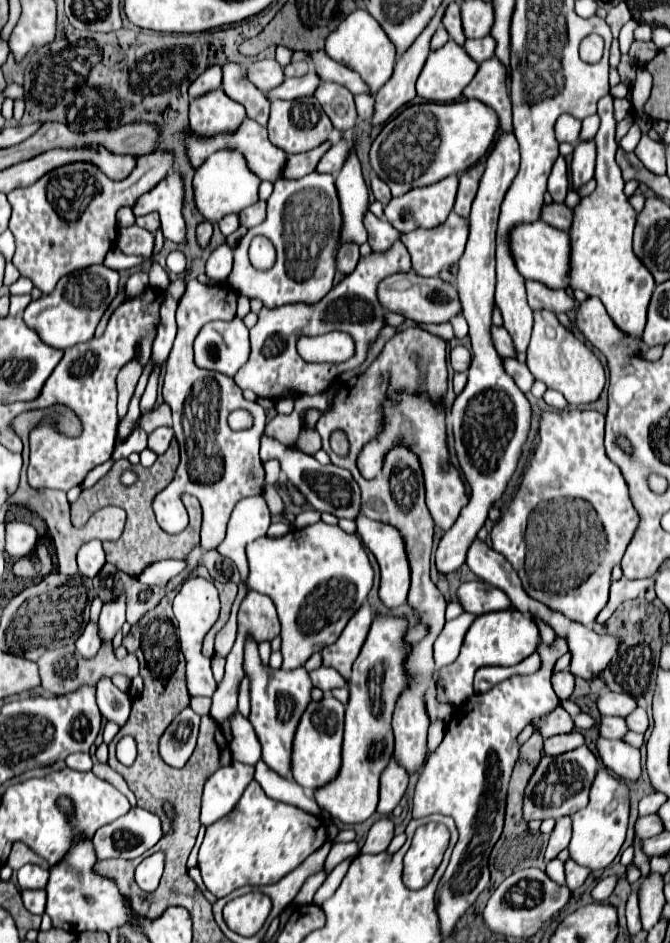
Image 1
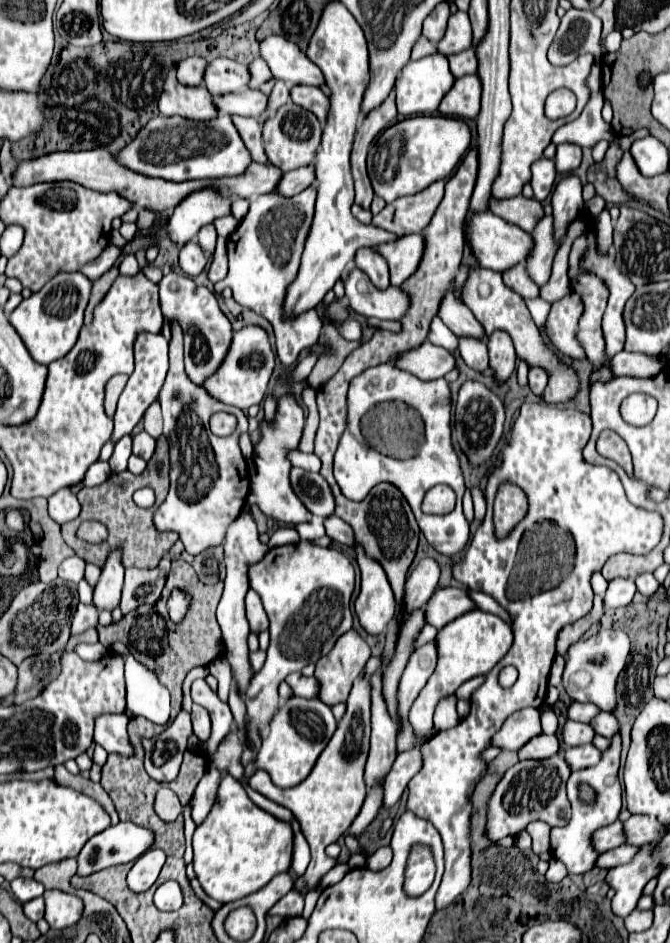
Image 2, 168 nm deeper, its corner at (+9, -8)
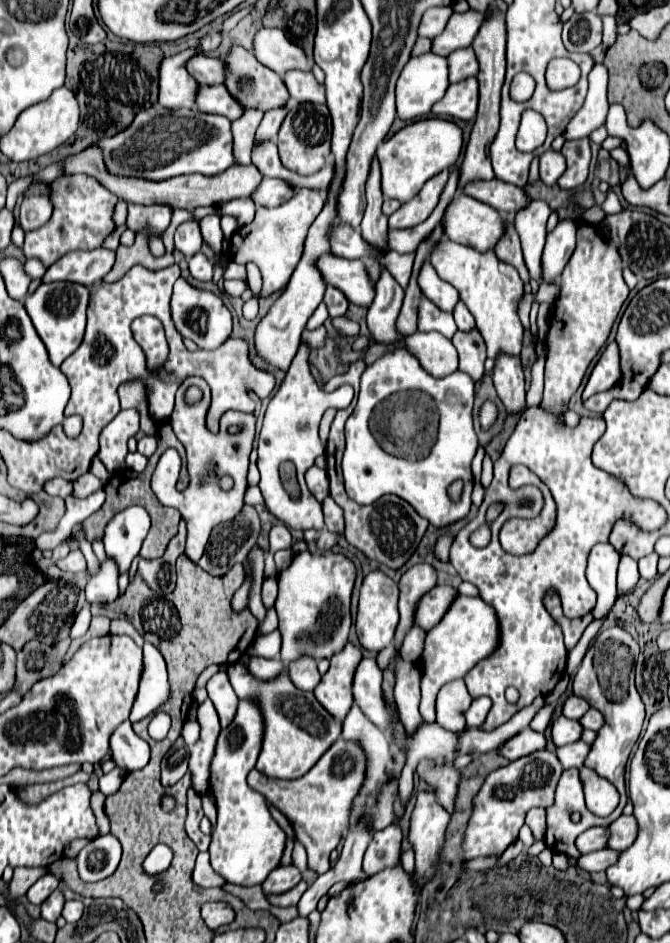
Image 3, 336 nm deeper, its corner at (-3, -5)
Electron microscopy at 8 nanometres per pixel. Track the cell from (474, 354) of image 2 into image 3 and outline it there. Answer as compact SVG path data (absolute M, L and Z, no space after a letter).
M460 302L458 306L456 306L456 310L454 310L454 320L456 320L456 324L458 324L458 330L462 330L462 332L472 332L472 330L476 330L476 326L474 326L474 316L466 310L466 306Z

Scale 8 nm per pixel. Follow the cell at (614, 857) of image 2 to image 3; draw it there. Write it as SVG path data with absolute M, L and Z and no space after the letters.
M604 848L604 850L598 850L598 852L584 854L584 856L578 860L578 866L584 868L586 872L602 872L602 870L610 868L616 860L618 860L618 852Z

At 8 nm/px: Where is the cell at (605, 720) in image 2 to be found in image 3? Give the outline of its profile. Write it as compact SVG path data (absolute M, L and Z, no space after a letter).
M590 708L590 710L580 718L580 724L582 724L584 728L594 730L594 732L598 732L598 730L602 728L602 722L604 722L602 712L600 712L600 710L594 710L594 708Z

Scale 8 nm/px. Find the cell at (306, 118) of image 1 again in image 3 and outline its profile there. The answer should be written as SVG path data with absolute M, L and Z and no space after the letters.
M308 102L290 106L290 112L284 118L282 128L278 132L278 150L282 164L288 170L298 172L302 176L318 172L330 158L330 136L332 136L332 122L326 106L308 104Z

